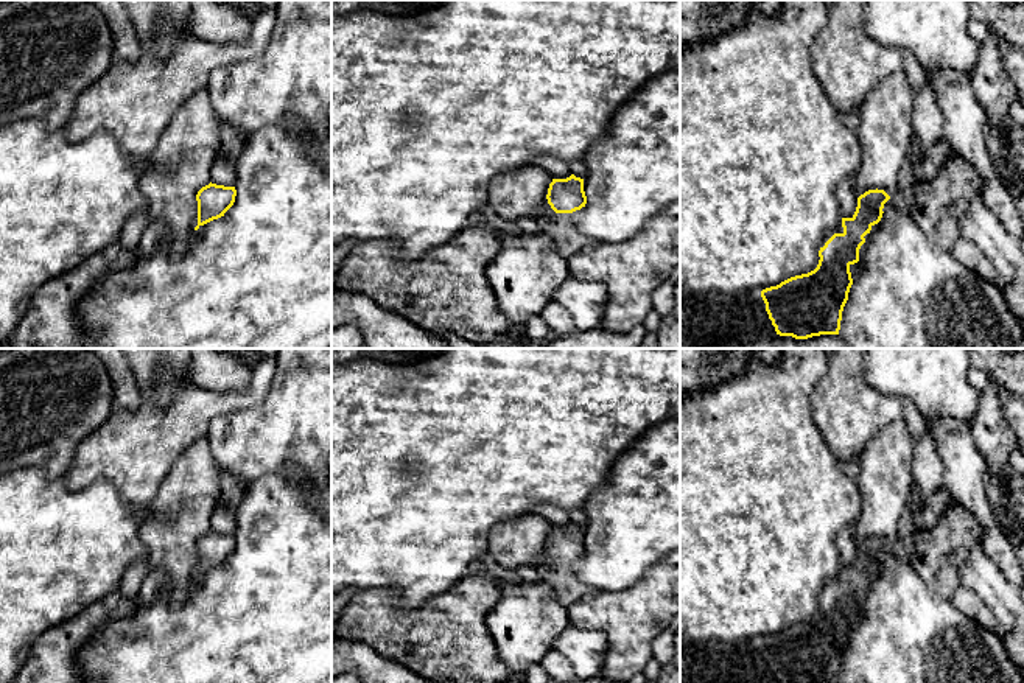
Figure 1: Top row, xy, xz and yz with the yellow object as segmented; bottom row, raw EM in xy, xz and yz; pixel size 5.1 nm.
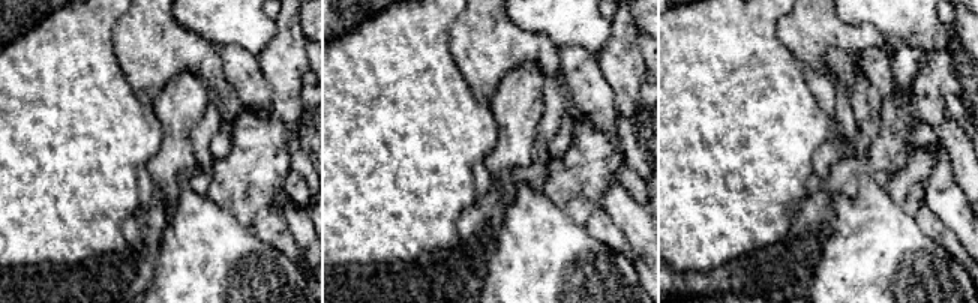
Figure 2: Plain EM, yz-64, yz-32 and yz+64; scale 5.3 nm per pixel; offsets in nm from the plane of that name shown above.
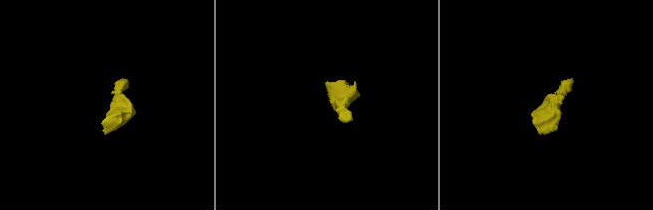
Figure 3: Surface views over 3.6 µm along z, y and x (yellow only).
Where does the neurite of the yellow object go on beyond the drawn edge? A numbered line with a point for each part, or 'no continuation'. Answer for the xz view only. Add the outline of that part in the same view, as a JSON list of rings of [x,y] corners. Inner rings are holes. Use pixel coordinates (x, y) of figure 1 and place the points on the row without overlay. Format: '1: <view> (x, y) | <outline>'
1: xz (568, 588) | [[[554,562],[542,569],[542,580],[552,587],[557,601],[568,608],[577,599],[593,596],[594,588],[582,583],[566,562]]]

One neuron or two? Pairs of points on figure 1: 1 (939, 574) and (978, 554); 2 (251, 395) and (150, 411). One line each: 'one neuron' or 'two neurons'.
1: two neurons
2: one neuron

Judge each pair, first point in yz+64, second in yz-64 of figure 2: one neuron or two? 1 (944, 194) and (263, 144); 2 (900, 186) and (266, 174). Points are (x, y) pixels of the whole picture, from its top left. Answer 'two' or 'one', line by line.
1: two
2: one

